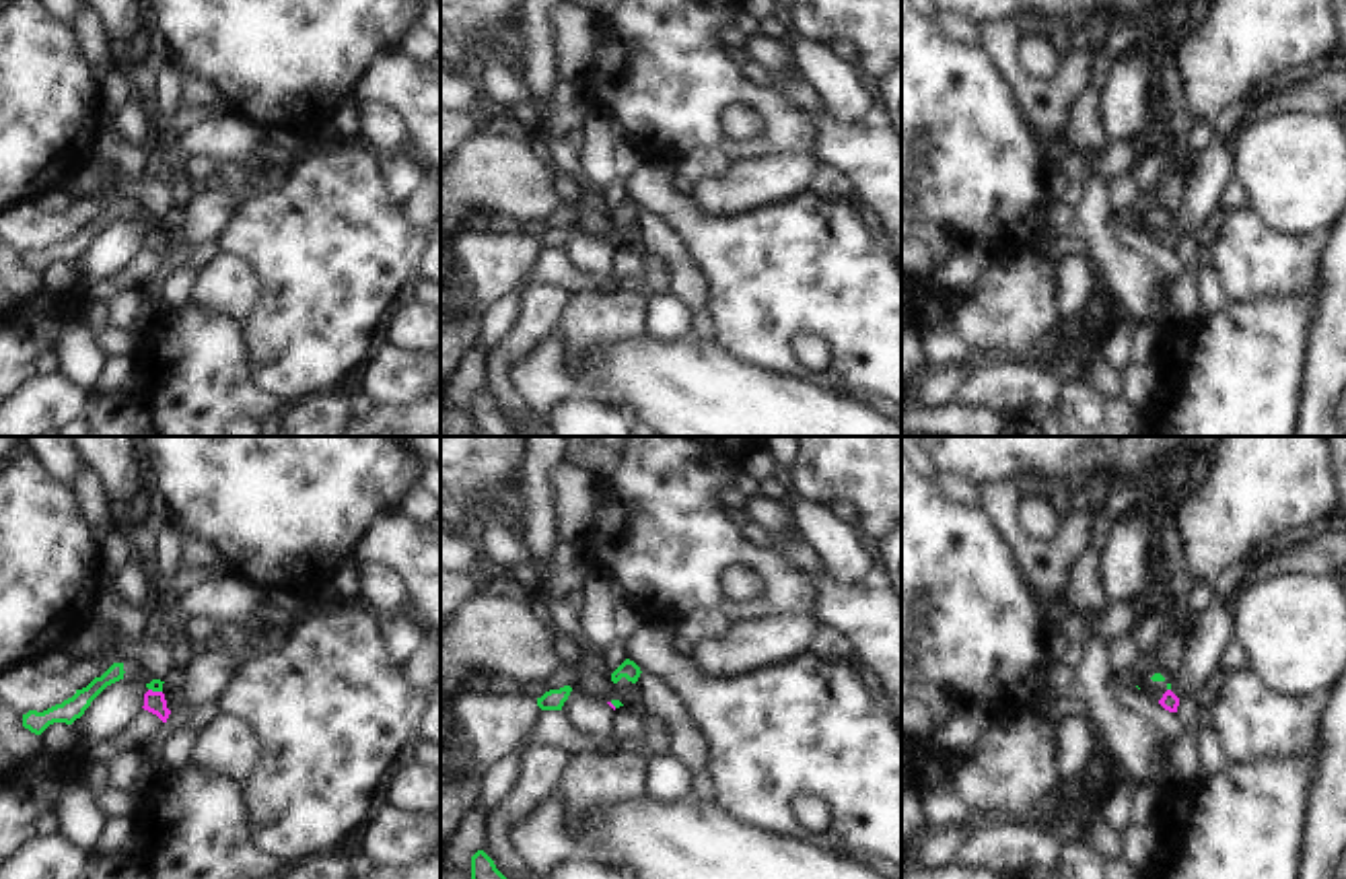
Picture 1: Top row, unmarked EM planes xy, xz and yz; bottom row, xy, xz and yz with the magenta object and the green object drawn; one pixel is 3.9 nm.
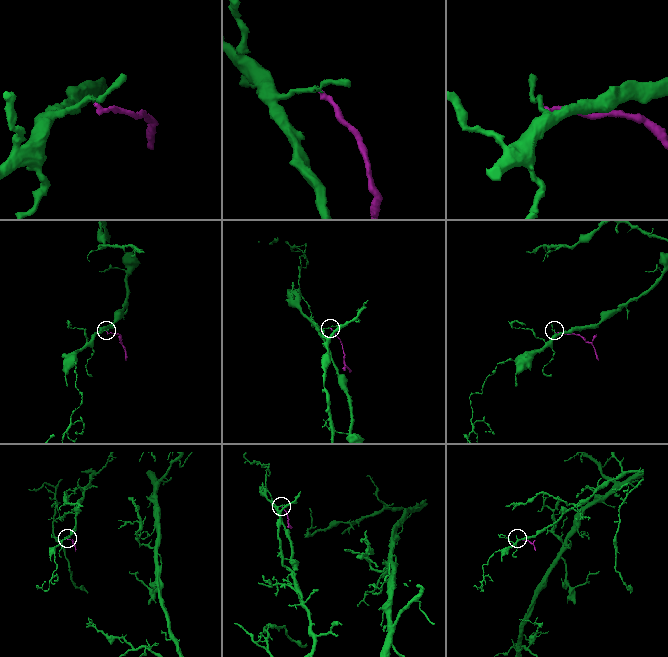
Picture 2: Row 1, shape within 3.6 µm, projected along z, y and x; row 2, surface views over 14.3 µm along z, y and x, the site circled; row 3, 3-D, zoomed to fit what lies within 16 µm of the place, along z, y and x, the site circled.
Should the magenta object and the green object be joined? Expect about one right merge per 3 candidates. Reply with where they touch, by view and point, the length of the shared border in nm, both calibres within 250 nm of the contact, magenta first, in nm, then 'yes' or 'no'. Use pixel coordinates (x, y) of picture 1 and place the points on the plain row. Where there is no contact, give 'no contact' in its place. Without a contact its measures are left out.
contact xy (155, 231); length 60 nm; calibres 90 and 50 nm; no

